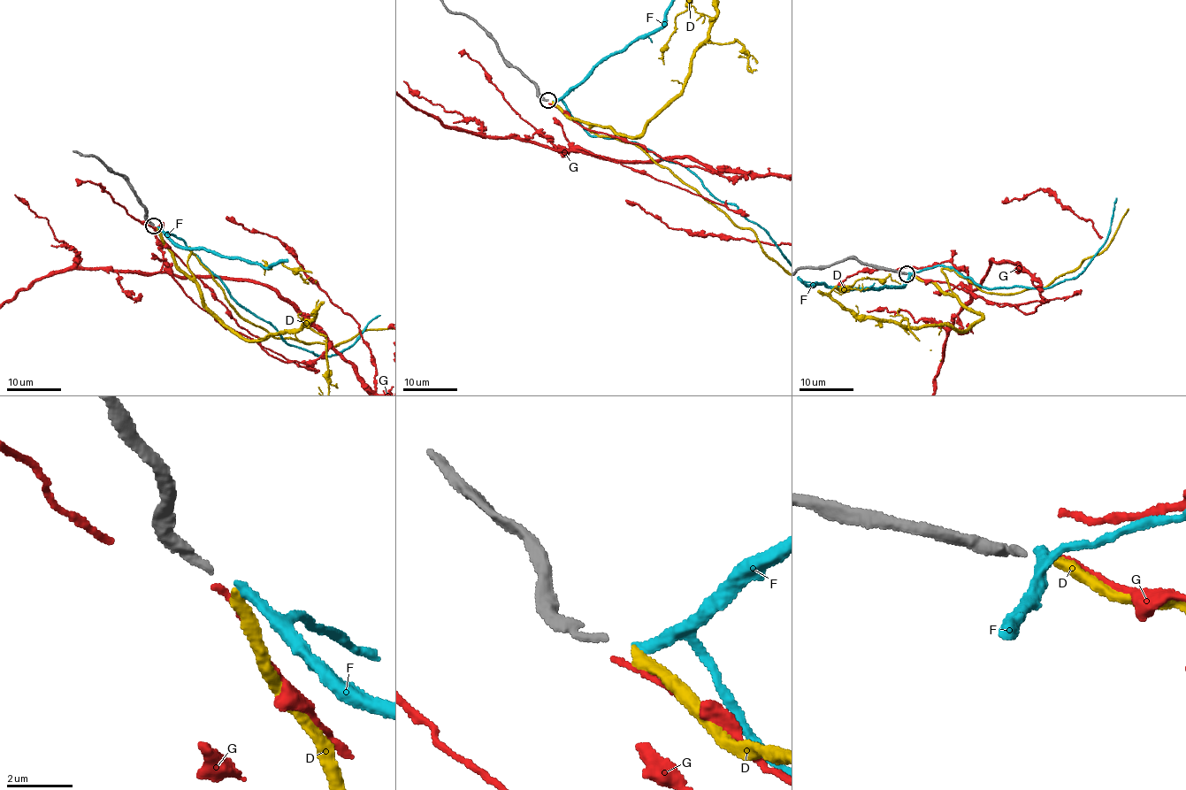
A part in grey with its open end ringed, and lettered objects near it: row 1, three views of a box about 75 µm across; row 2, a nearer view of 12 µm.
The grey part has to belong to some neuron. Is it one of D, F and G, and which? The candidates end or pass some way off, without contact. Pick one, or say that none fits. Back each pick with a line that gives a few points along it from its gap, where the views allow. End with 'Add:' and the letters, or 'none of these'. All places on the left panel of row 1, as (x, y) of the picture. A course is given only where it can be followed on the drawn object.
D: course (156, 227), (178, 266), (190, 276), (189, 249), (243, 318), (279, 339), (332, 348)
Add: D

